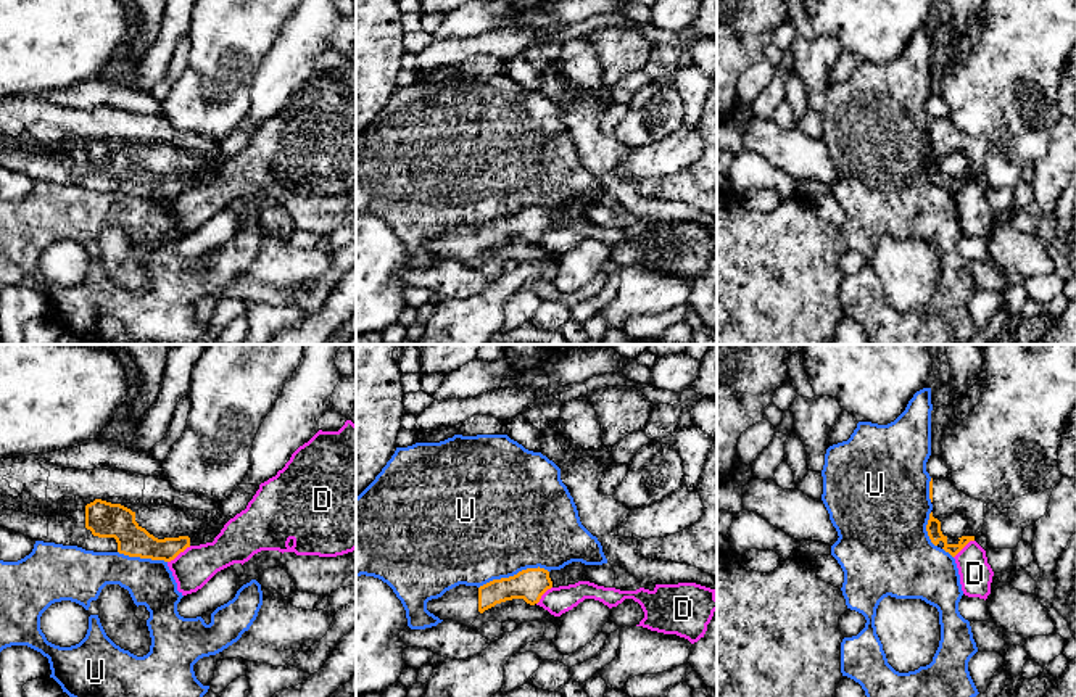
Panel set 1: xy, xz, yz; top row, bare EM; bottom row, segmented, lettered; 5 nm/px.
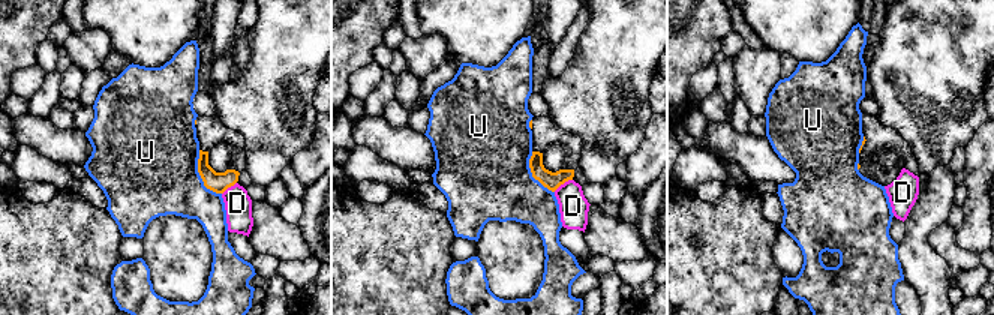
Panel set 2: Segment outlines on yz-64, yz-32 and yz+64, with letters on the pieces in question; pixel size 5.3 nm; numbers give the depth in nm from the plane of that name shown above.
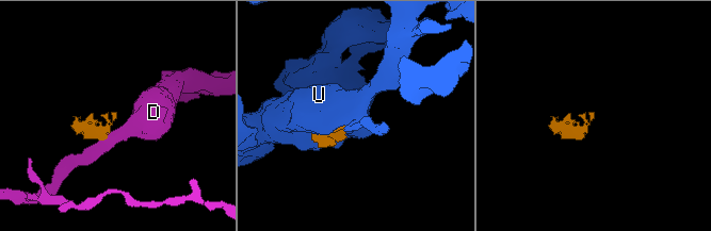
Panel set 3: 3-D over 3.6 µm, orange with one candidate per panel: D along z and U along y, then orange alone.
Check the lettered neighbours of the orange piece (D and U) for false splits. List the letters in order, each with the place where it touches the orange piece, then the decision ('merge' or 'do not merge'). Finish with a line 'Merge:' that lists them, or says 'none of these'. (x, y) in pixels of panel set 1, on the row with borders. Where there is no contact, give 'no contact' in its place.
D: meets orange in xy at (179, 552); do not merge
U: meets orange in xz at (514, 575); do not merge
Merge: none of these

